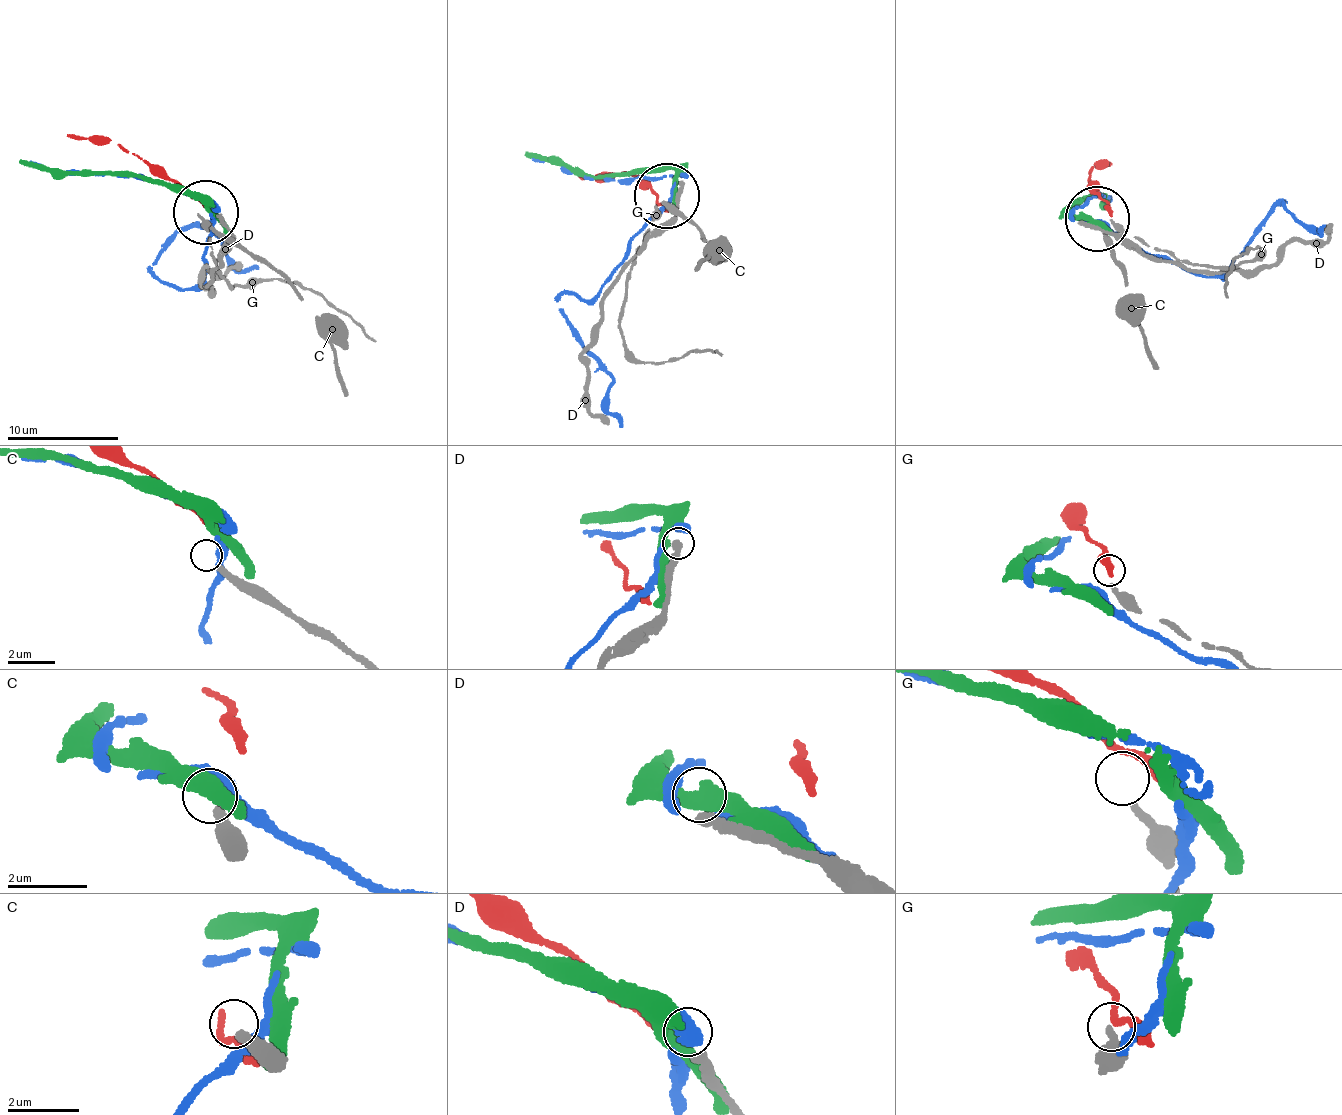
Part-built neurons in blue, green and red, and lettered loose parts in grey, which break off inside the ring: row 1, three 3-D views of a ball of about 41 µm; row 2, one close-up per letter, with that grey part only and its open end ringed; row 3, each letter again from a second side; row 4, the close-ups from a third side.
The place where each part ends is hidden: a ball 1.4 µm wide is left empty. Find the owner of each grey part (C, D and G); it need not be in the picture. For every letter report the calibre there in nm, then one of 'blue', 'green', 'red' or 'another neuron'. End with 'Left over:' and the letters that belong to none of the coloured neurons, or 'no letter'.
C: calibre 280 nm; another neuron
D: calibre 260 nm; another neuron
G: calibre 180 nm; another neuron
Left over: C, D, G

